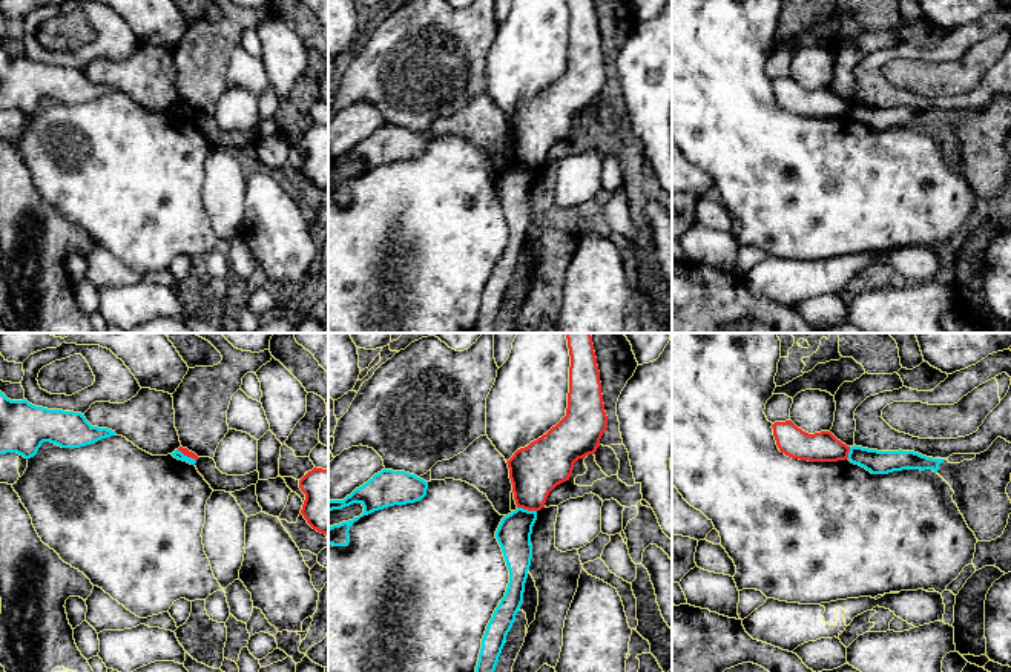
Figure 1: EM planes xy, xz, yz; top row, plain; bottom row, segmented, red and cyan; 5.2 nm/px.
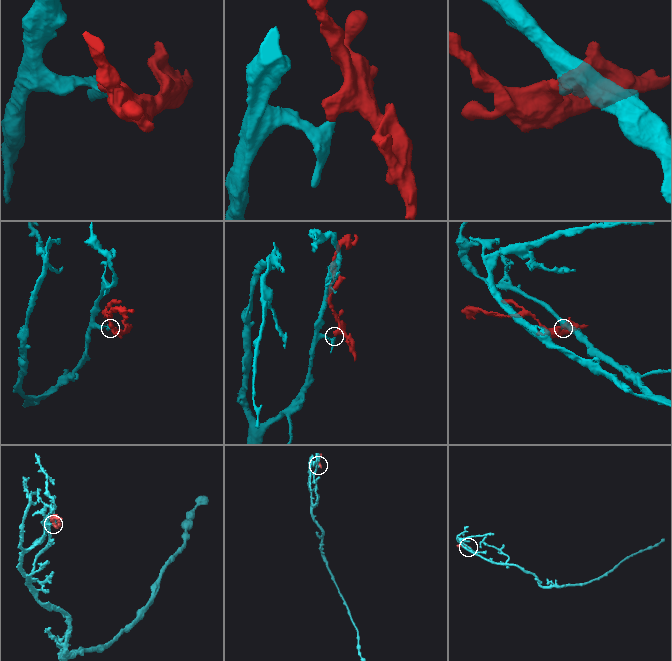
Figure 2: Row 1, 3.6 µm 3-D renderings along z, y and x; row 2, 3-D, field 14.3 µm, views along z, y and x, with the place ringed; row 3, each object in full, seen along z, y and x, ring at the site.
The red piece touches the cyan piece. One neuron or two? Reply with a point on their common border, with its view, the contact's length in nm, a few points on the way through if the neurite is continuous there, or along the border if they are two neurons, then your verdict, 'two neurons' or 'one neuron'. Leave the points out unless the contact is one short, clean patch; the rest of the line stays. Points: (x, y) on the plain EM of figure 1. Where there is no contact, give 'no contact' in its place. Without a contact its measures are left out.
contact xz (526, 164); length 110 nm; border xz (517, 163), (536, 168); two neurons

